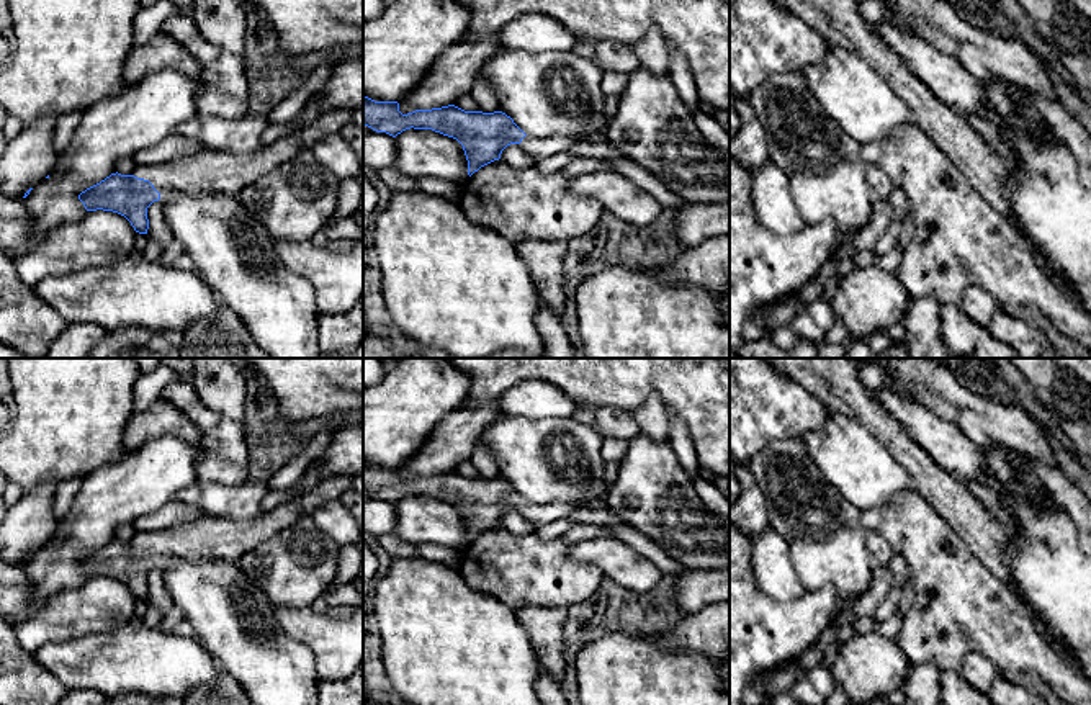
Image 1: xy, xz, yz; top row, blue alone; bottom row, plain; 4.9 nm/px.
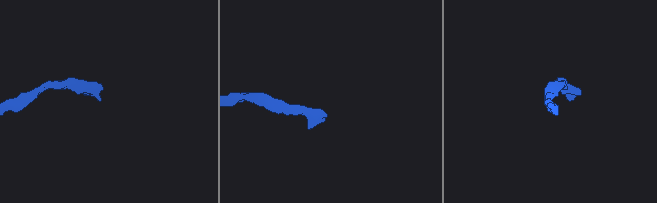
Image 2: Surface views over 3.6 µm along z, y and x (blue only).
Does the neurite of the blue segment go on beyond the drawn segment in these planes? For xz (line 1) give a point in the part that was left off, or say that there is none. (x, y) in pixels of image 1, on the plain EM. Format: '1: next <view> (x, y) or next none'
1: next xz (537, 514)

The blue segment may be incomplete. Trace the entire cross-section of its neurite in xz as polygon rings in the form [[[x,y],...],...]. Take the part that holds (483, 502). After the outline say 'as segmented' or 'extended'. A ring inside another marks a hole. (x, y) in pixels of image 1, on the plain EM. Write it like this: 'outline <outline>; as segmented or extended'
outline [[[363,461],[363,492],[393,504],[406,496],[432,496],[456,505],[468,527],[471,543],[481,533],[499,527],[502,517],[519,510],[535,528],[569,517],[579,509],[605,507],[605,499],[590,502],[533,504],[525,501],[510,483],[502,478],[465,478],[455,471],[415,476],[402,481],[397,468],[375,468]]]; extended

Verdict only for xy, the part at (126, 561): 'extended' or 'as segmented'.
extended

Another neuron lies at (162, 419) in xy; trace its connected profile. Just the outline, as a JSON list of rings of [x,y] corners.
[[[159,397],[142,412],[134,412],[124,430],[124,450],[136,451],[150,438],[178,437],[188,443],[201,438],[200,429],[173,404]]]

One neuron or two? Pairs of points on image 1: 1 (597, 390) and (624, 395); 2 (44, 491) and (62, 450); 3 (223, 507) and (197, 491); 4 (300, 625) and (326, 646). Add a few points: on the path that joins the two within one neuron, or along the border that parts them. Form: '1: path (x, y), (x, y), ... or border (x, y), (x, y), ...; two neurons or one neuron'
1: path (604, 390), (617, 390); one neuron
2: border (56, 483), (40, 481), (25, 493); two neurons
3: path (216, 501), (203, 494); one neuron
4: path (306, 627), (319, 640); one neuron

